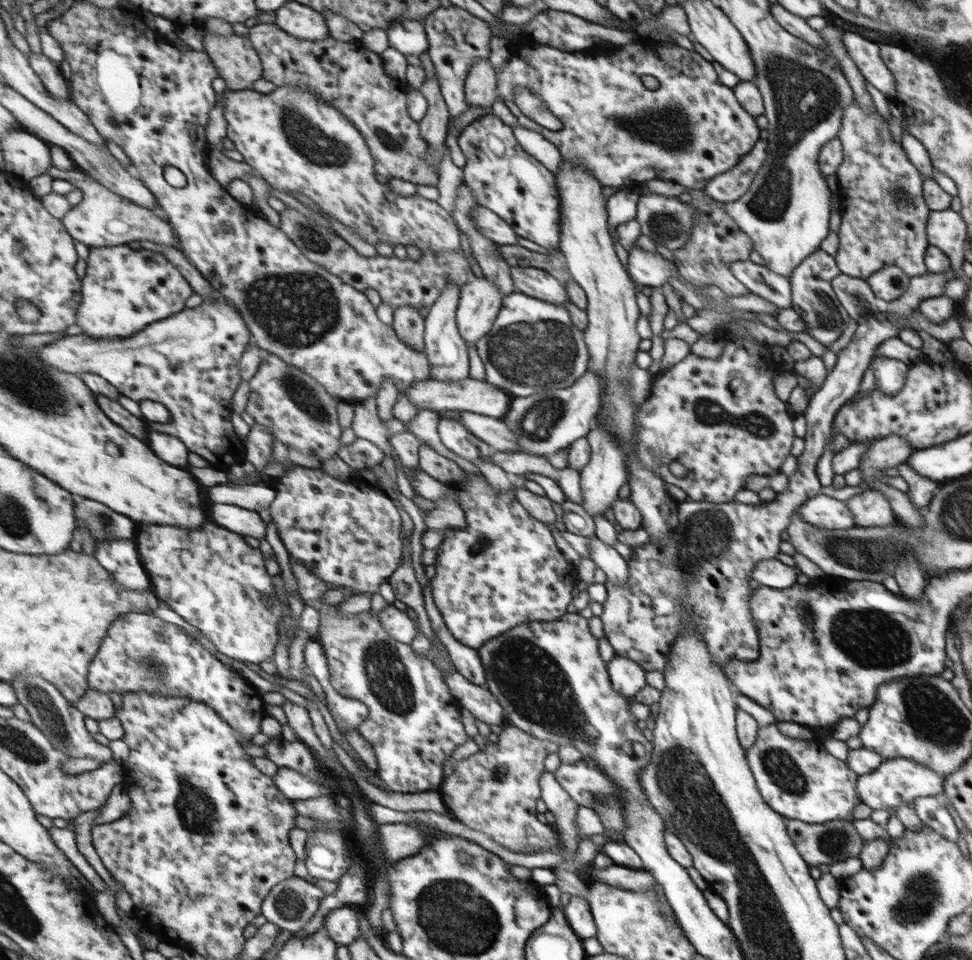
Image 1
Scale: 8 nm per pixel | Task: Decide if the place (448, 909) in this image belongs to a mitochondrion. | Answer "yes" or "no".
yes

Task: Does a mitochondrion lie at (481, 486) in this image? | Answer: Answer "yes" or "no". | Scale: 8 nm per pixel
no

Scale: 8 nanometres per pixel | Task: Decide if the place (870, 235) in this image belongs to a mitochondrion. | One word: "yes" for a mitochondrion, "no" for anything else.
no

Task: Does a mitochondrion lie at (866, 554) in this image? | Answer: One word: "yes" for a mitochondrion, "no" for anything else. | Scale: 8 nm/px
yes

